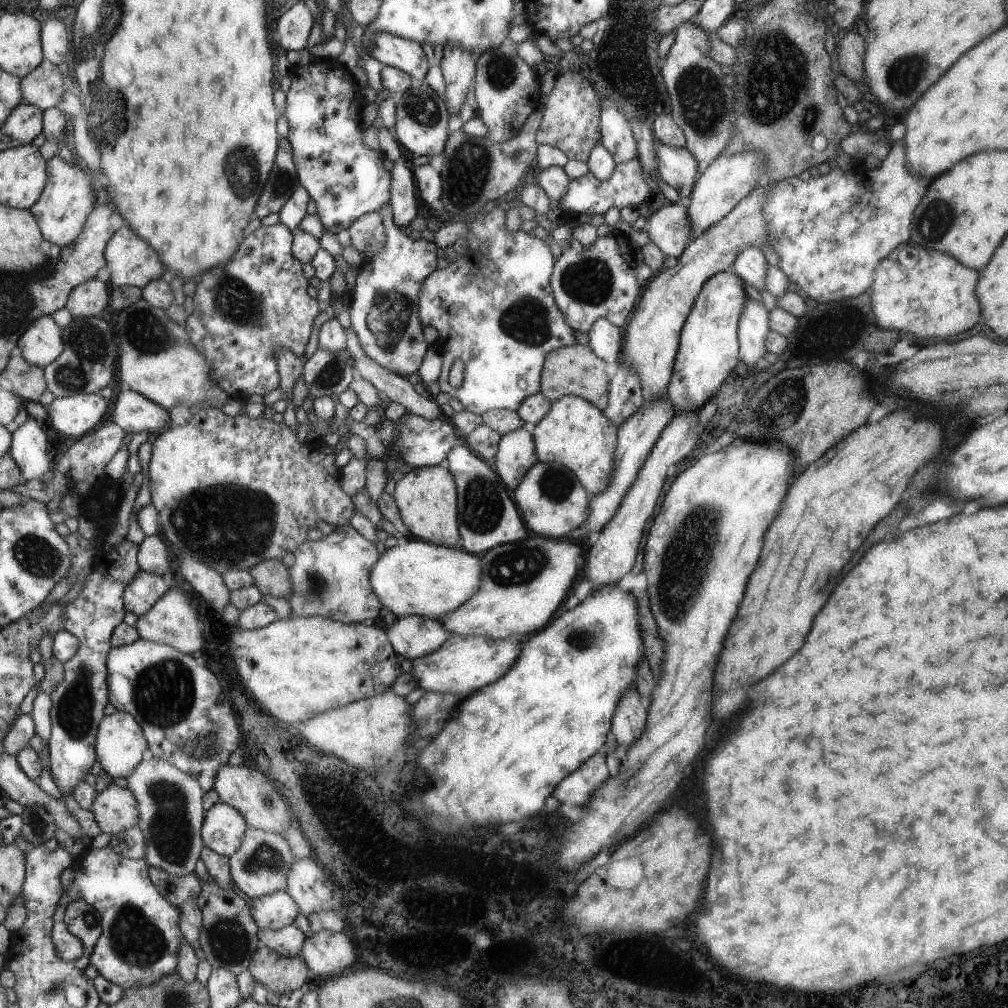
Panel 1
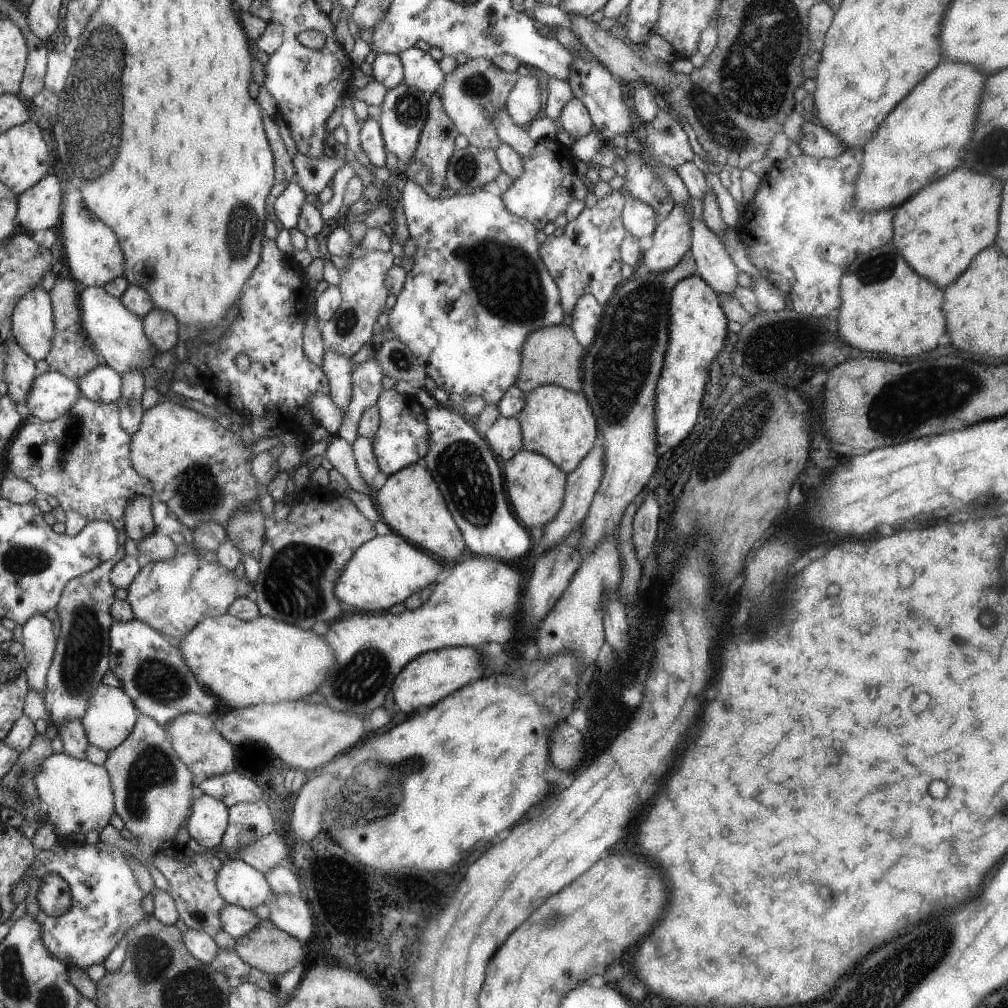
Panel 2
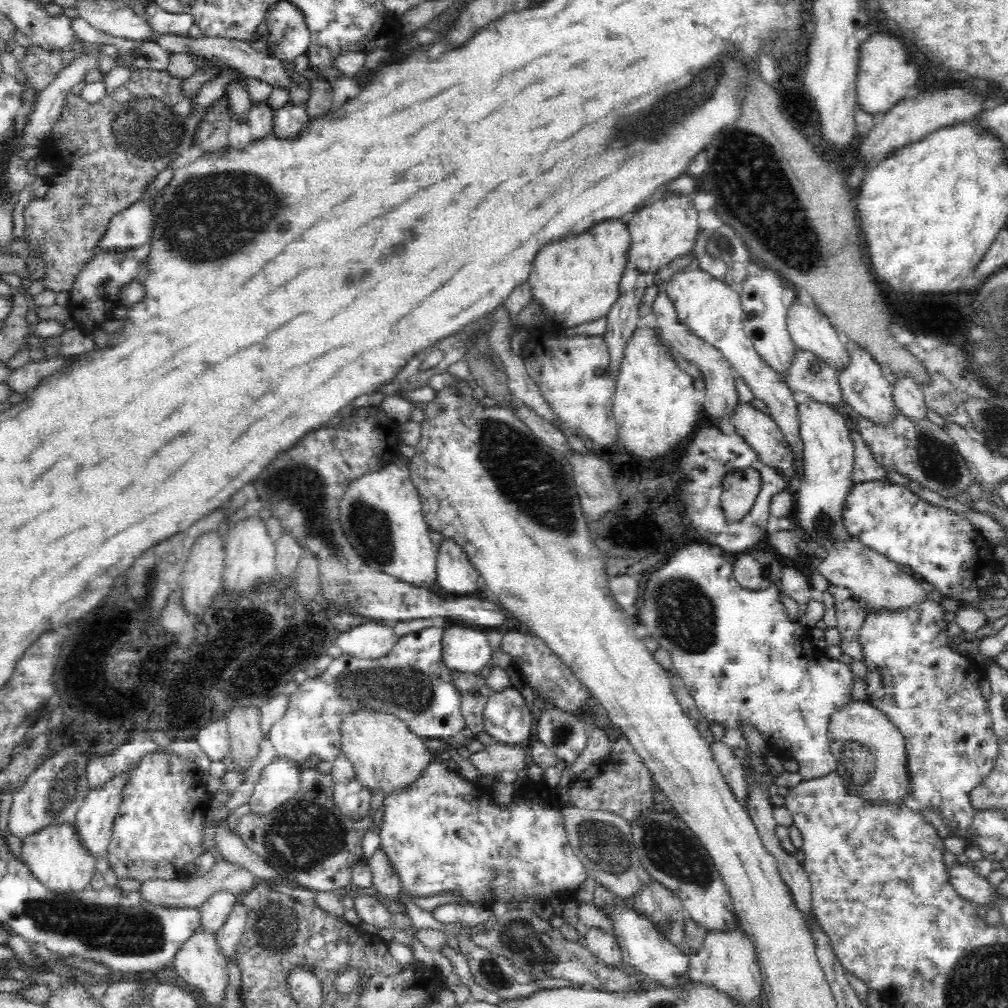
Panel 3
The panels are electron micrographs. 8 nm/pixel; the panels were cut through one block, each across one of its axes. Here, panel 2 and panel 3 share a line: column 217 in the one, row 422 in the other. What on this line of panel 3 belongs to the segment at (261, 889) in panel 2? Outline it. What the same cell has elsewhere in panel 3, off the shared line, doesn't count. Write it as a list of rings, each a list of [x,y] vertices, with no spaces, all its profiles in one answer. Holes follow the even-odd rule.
[[[850,342],[847,348],[847,354],[849,354],[849,361],[837,374],[845,404],[848,404],[858,416],[869,420],[872,424],[877,424],[878,426],[892,424],[898,408],[895,406],[893,388],[883,376],[885,370],[870,356],[869,352],[858,347],[858,344]]]

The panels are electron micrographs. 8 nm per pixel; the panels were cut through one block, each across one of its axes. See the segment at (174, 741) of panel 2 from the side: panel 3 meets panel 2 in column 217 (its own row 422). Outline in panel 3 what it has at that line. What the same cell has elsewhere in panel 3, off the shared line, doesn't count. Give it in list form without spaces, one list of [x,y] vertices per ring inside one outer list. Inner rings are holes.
[[[742,403],[731,412],[729,418],[736,433],[757,452],[761,461],[780,471],[788,484],[794,480],[794,453],[769,415],[754,409],[750,403]]]

